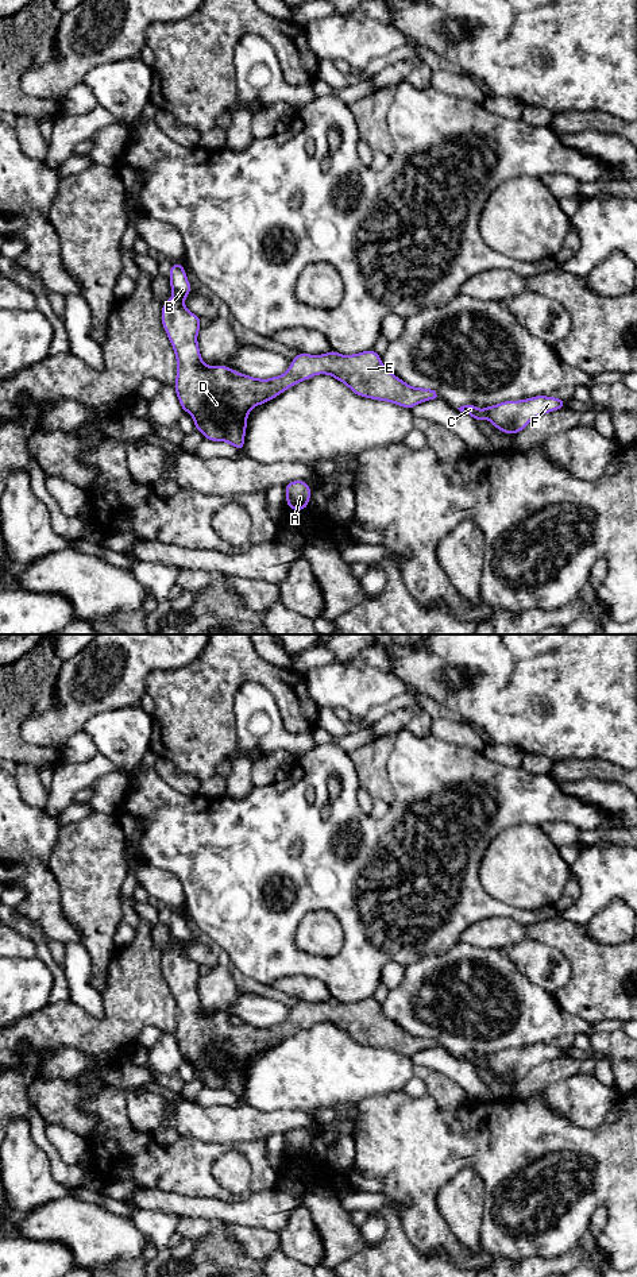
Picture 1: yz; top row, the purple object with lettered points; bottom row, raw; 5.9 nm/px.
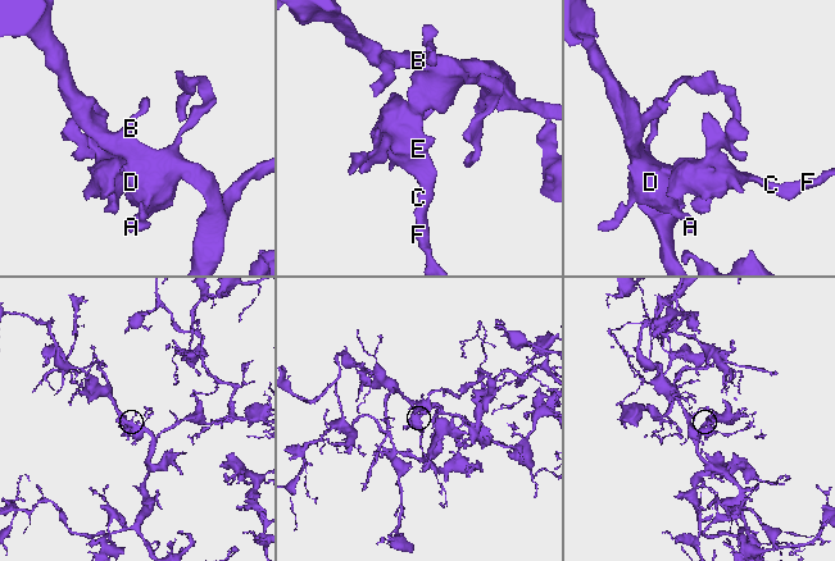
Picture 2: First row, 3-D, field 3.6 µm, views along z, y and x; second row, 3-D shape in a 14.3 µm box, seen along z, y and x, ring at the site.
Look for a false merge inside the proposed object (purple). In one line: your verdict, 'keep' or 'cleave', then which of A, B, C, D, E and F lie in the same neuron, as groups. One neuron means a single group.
keep; groups A B C D E F

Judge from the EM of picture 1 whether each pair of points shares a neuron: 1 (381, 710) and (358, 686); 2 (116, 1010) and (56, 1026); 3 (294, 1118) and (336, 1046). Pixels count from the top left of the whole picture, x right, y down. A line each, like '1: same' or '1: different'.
1: different
2: same
3: different

